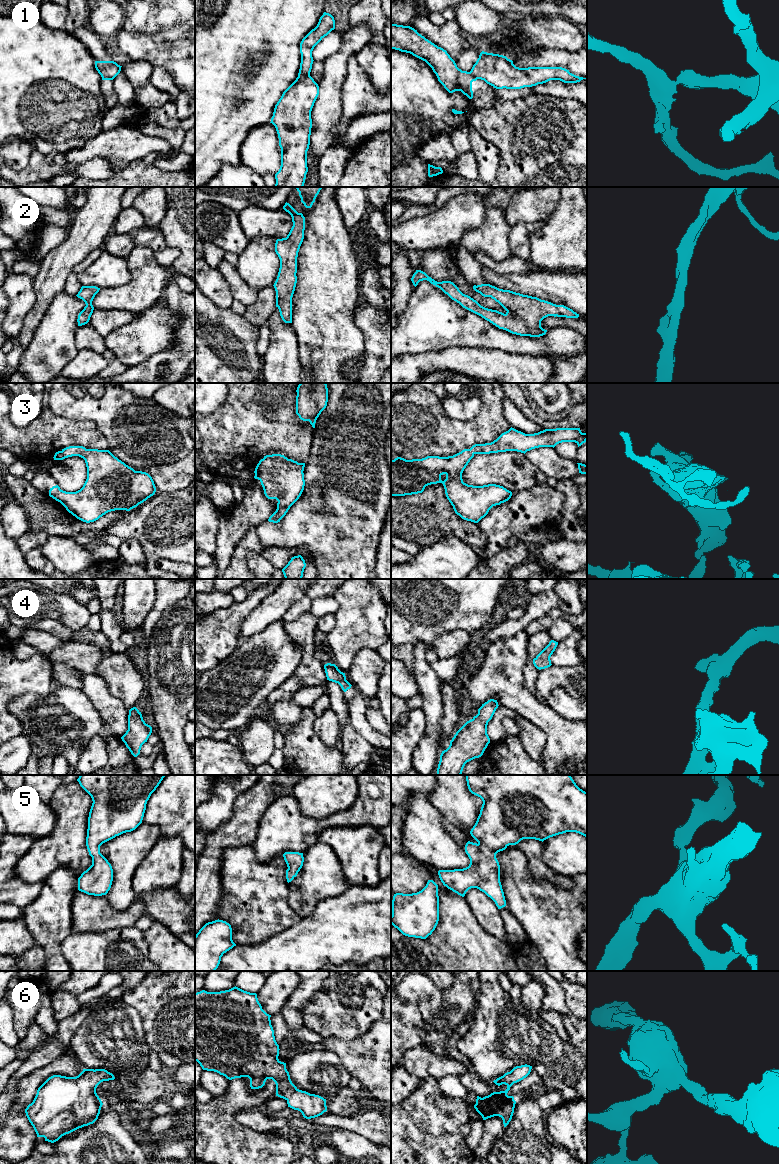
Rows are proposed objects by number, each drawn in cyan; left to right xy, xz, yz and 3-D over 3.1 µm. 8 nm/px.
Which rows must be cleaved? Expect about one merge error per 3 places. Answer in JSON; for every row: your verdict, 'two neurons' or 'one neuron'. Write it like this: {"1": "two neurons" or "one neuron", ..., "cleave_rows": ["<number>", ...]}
{"1": "two neurons", "2": "one neuron", "3": "one neuron", "4": "one neuron", "5": "one neuron", "6": "one neuron", "cleave_rows": ["1"]}

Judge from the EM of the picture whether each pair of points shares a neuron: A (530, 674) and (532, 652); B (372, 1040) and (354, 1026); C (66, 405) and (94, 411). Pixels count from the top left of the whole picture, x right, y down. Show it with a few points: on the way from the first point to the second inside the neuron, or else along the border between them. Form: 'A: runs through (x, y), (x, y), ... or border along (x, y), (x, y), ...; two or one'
A: runs through (530, 669), (530, 657); one
B: border along (380, 1017), (357, 1037), (349, 1040), (340, 1039); two
C: runs through (73, 408), (87, 408); one

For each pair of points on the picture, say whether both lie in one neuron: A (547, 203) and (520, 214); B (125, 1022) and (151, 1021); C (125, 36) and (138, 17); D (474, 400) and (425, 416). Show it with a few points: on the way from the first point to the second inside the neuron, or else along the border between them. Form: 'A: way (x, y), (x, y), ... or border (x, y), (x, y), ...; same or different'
A: way (540, 203), (527, 207); same
B: border (135, 1010), (140, 1016), (144, 1038), (148, 1044); different
C: border (121, 28), (131, 32), (152, 32); different
D: border (435, 393), (442, 409), (451, 418), (465, 421); different

